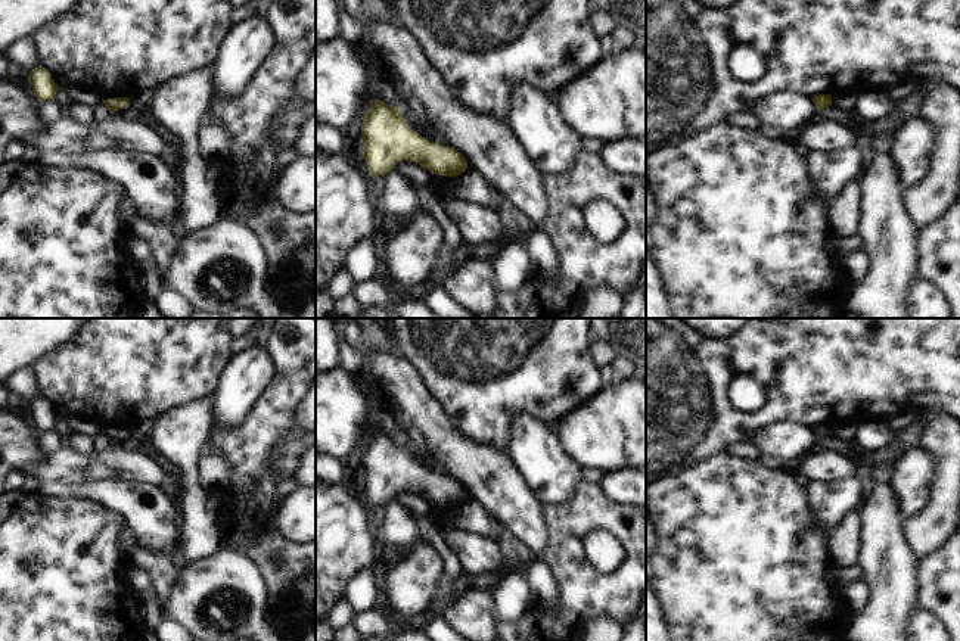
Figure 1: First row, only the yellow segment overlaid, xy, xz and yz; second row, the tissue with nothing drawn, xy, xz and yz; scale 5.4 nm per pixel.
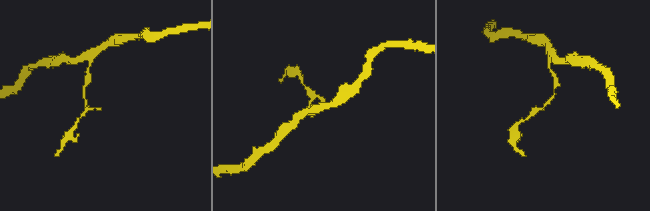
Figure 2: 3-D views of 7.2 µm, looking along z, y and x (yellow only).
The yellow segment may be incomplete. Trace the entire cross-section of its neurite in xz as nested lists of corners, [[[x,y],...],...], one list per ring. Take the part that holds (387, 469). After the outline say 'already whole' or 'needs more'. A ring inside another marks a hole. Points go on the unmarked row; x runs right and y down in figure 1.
[[[370,432],[361,455],[361,485],[373,508],[385,505],[400,491],[411,491],[436,505],[457,507],[467,500],[466,488],[413,461],[397,436]]]; already whole

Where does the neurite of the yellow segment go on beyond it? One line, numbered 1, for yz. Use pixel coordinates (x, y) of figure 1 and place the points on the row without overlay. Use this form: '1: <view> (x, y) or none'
1: none

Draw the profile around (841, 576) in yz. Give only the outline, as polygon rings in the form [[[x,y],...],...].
[[[832,566],[827,572],[826,572],[826,582],[830,585],[841,585],[841,586],[848,586],[852,582],[861,581],[863,573],[861,569],[858,566],[854,566],[851,569],[839,569],[836,566]]]

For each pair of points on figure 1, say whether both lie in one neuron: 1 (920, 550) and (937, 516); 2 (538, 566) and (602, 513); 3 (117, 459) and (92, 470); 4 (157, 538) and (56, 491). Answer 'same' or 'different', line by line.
1: same
2: different
3: same
4: same

